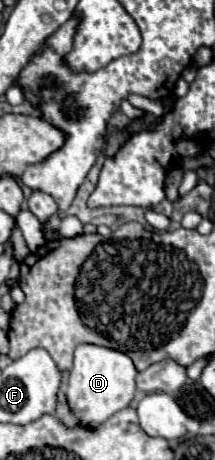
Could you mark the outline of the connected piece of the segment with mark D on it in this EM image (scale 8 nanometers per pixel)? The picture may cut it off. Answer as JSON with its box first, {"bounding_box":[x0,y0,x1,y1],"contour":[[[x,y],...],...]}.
{"bounding_box":[67,345,137,429],"contour":[[[79,345],[75,349],[75,363],[69,371],[67,385],[67,405],[77,417],[79,425],[95,429],[113,413],[125,409],[135,395],[135,375],[137,369],[133,361],[125,357],[125,353],[99,345]]]}

